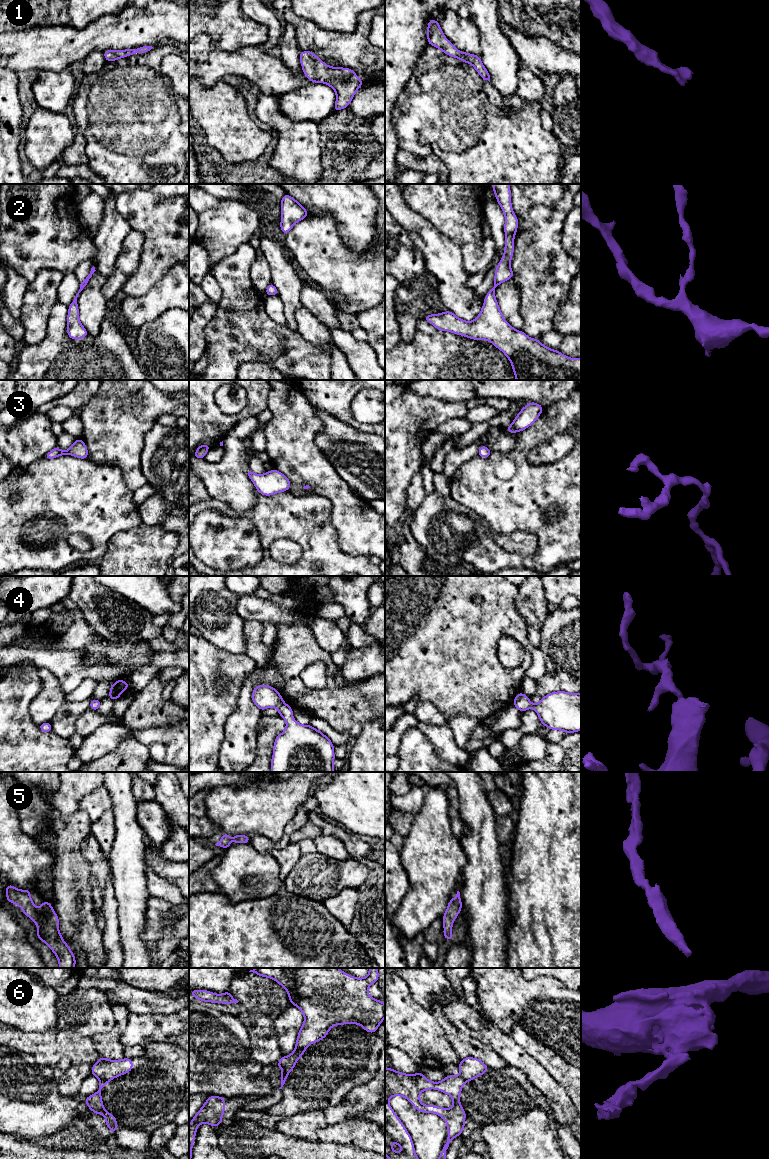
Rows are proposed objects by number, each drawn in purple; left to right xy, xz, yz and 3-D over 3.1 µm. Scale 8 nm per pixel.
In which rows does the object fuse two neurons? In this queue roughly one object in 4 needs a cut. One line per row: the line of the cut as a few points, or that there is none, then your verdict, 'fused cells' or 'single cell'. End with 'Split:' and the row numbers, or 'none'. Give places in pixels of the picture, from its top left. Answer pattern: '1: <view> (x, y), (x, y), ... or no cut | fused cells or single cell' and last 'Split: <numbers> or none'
1: no cut | single cell
2: no cut | single cell
3: no cut | single cell
4: no cut | single cell
5: no cut | single cell
6: xy (100, 1079), (109, 1080) | fused cells
Split: 6

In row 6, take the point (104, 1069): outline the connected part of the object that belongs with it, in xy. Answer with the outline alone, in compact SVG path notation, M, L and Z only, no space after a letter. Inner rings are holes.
M100 1056L99 1060L92 1066L91 1074L99 1080L112 1080L116 1077L131 1072L133 1060L123 1058L120 1060L110 1060Z

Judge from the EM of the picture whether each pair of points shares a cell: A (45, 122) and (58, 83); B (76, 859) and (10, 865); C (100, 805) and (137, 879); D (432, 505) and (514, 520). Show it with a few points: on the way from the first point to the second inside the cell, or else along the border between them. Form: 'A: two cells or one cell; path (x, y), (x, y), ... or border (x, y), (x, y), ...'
A: two cells; border (38, 106), (54, 112), (62, 112)
B: two cells; border (54, 849), (56, 853)
C: two cells; border (102, 786), (109, 795), (111, 808)
D: two cells; border (455, 500), (471, 509), (482, 519)

